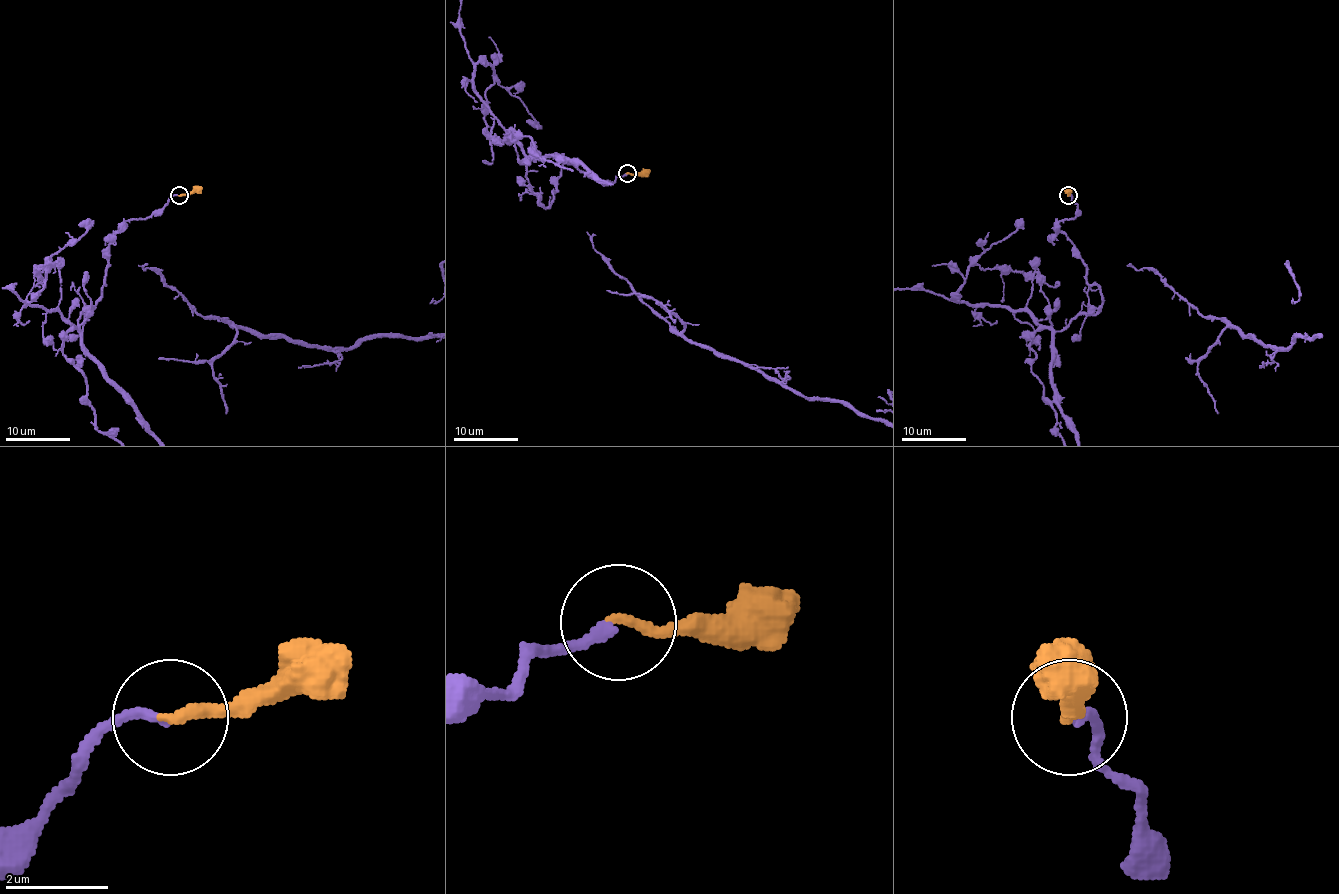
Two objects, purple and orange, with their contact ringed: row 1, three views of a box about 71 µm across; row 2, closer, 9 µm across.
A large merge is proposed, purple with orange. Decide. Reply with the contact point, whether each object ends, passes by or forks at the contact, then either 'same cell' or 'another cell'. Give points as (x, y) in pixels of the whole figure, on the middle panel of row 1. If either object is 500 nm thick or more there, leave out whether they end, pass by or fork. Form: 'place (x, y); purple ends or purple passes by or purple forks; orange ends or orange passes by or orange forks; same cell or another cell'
place (627, 173); purple ends; orange ends; same cell

